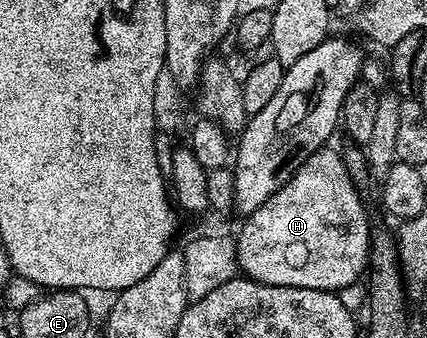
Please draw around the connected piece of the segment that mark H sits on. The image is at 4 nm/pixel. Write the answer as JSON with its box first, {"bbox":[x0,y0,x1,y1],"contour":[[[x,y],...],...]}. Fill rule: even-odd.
{"bbox":[234,148,372,292],"contour":[[[324,148],[313,152],[313,156],[309,156],[305,160],[305,164],[301,164],[301,168],[297,168],[297,172],[293,175],[284,186],[277,192],[273,192],[273,196],[269,196],[269,200],[265,200],[265,204],[261,204],[261,208],[257,208],[252,214],[246,215],[242,219],[243,227],[240,228],[239,234],[234,239],[236,246],[236,256],[238,258],[238,269],[242,271],[246,277],[251,278],[255,282],[261,284],[269,284],[270,286],[292,286],[293,288],[313,288],[314,290],[330,290],[332,292],[343,292],[346,286],[351,286],[355,281],[364,277],[367,268],[367,252],[371,248],[372,227],[367,227],[367,210],[363,207],[363,202],[359,199],[360,191],[353,184],[353,180],[349,176],[349,172],[345,172],[345,164],[343,163],[342,153],[337,149]]]}

